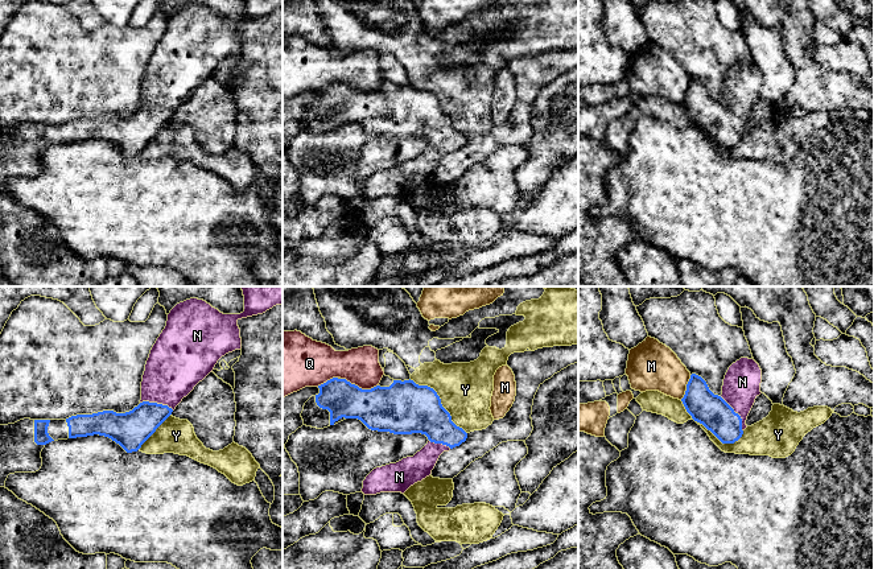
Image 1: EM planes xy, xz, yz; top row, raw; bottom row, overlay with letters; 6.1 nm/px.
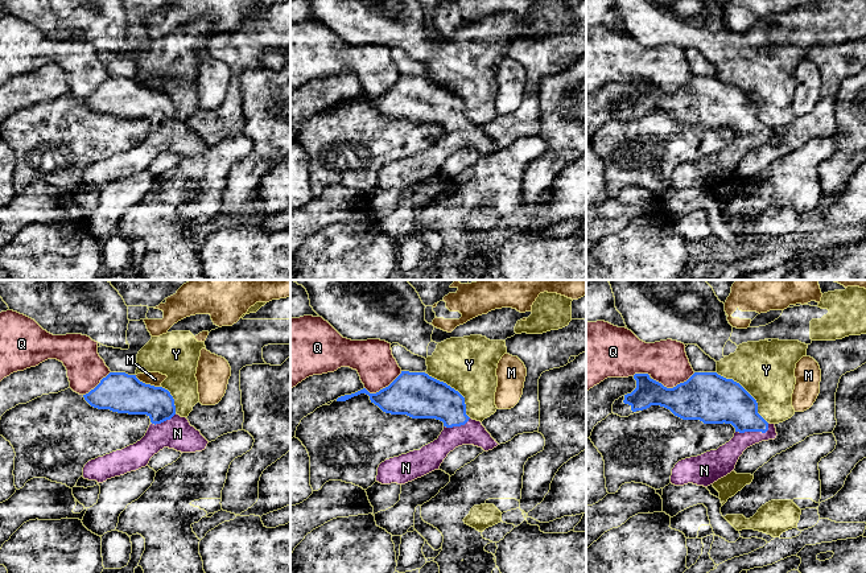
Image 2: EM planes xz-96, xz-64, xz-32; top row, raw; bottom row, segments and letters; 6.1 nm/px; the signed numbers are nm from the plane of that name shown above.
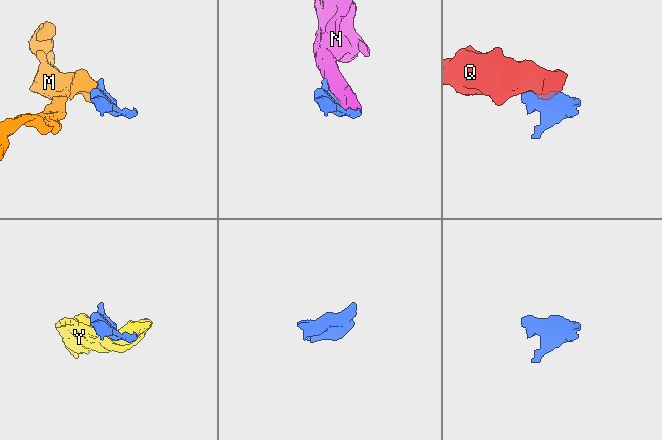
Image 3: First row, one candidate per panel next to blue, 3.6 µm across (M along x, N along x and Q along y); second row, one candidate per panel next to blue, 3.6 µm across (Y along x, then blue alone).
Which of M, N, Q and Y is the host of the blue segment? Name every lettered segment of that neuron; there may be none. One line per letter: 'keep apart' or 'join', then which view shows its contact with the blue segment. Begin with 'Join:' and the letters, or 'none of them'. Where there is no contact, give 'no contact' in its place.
Join: N
M: keep apart; meets blue in yz
N: join; meets blue in yz
Q: keep apart; meets blue in xz
Y: keep apart; meets blue in xz

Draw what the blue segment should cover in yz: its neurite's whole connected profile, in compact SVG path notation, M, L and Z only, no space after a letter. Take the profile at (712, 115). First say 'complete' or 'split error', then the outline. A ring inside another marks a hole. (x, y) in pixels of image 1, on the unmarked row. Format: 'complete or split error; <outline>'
split error; M741 62L729 71L721 100L714 99L701 81L692 78L681 106L692 123L722 148L734 148L747 132L747 120L762 98L760 87L759 69L754 63Z

